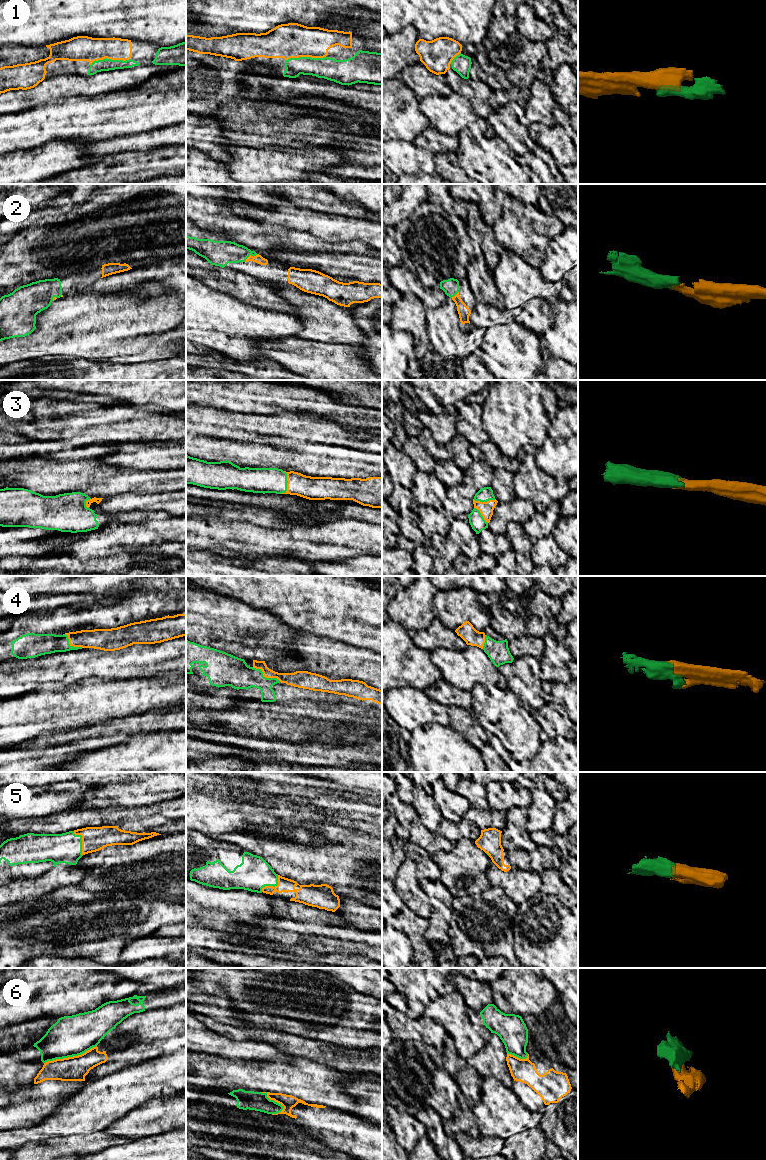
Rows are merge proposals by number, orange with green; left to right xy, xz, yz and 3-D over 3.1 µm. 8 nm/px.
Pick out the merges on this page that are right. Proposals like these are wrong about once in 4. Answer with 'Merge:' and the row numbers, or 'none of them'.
Merge: 1, 2, 3, 4, 5

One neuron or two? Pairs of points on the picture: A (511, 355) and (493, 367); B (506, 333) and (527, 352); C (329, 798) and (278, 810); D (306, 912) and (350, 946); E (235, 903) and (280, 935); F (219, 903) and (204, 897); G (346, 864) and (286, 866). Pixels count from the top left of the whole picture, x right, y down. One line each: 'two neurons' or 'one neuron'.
A: one neuron
B: one neuron
C: one neuron
D: one neuron
E: two neurons
F: one neuron
G: one neuron

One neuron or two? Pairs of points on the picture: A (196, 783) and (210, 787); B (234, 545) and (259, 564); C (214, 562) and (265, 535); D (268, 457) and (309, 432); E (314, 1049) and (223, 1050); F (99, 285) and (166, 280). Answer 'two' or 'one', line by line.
A: one
B: two
C: two
D: two
E: two
F: one

